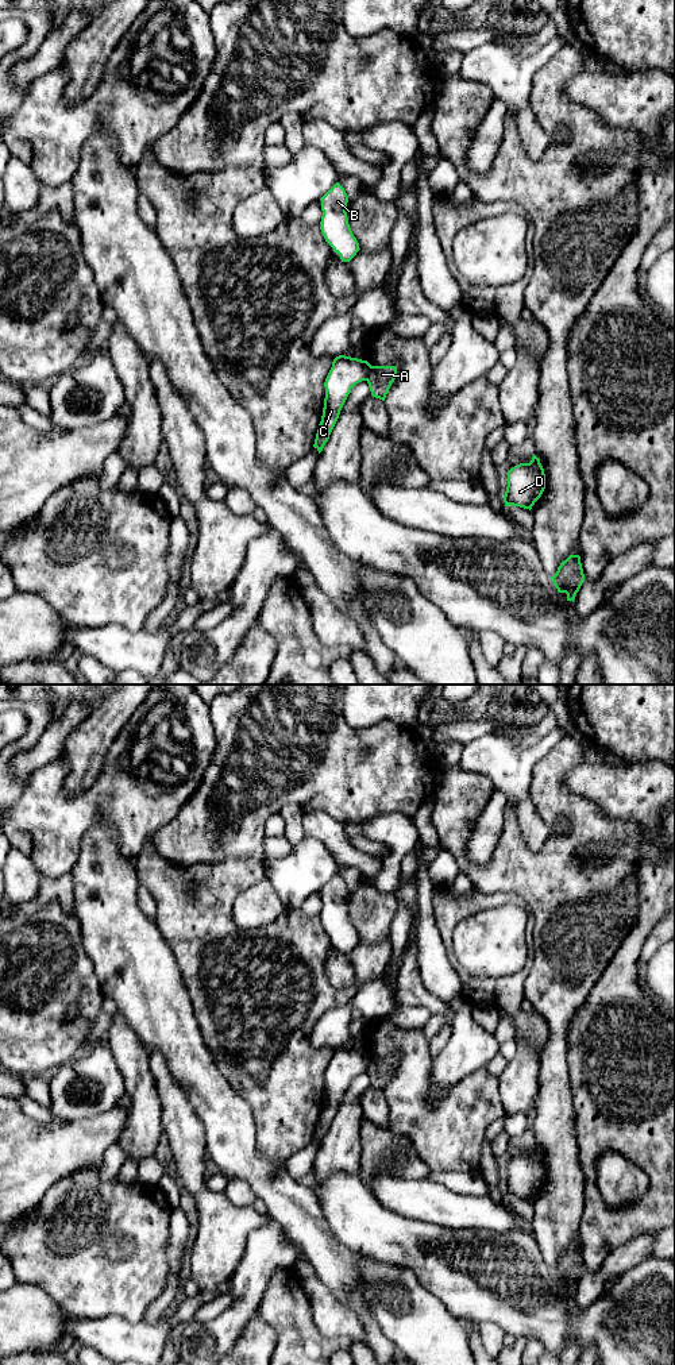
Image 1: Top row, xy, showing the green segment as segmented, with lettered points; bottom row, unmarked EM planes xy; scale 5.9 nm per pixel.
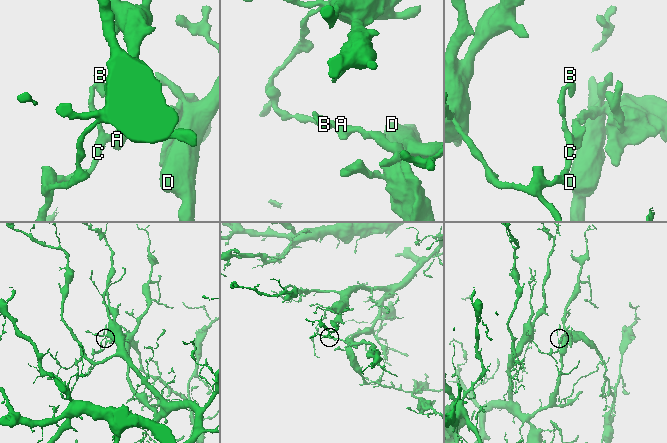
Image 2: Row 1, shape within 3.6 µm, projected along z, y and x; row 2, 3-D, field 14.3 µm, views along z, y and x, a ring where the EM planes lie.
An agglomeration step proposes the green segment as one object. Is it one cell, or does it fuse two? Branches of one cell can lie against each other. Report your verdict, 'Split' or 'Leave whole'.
Split

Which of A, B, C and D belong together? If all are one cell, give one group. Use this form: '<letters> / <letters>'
A / B C D

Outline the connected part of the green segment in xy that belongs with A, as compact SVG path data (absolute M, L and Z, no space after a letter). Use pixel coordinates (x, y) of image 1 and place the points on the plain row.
M371 1057L366 1071L371 1087L385 1092L386 1086L396 1069L396 1057Z

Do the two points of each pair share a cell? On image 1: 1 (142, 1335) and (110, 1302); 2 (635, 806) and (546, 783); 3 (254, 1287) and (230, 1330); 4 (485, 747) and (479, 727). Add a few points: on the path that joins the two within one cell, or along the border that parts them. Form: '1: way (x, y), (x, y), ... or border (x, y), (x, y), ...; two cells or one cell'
1: border (97, 1318), (118, 1315), (132, 1322), (142, 1321); two cells
2: border (581, 760), (566, 778), (566, 785), (598, 806); two cells
3: way (246, 1298), (243, 1308), (234, 1319); one cell
4: border (508, 739), (483, 735), (463, 744); two cells

